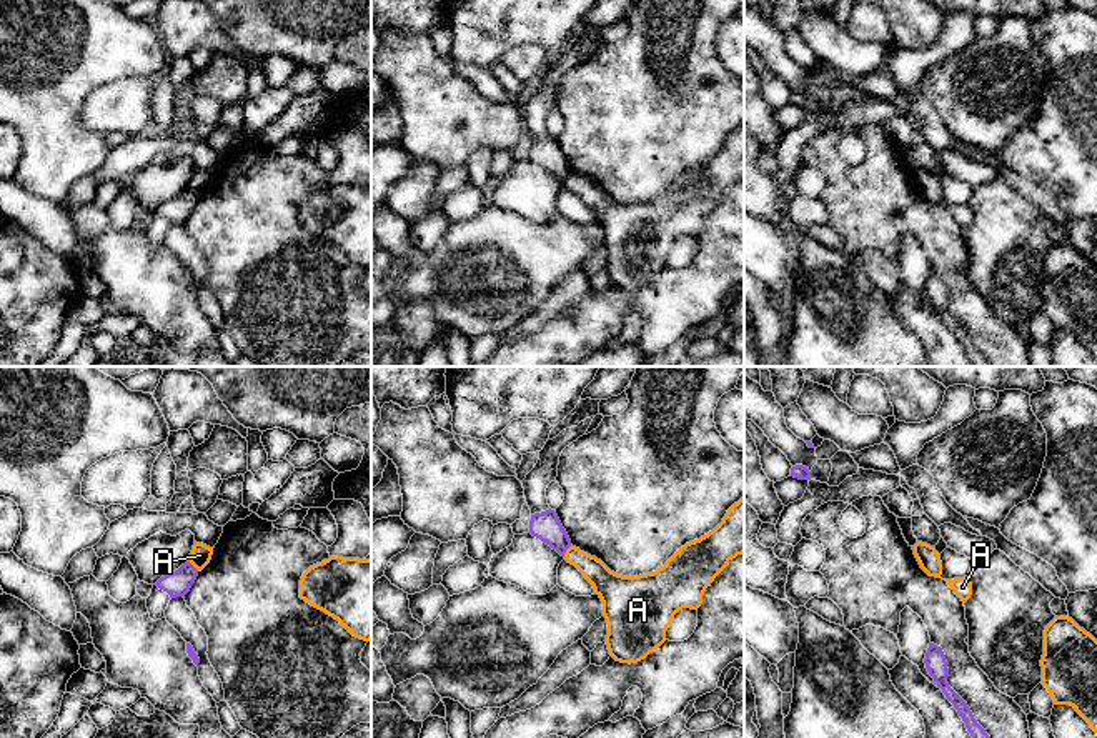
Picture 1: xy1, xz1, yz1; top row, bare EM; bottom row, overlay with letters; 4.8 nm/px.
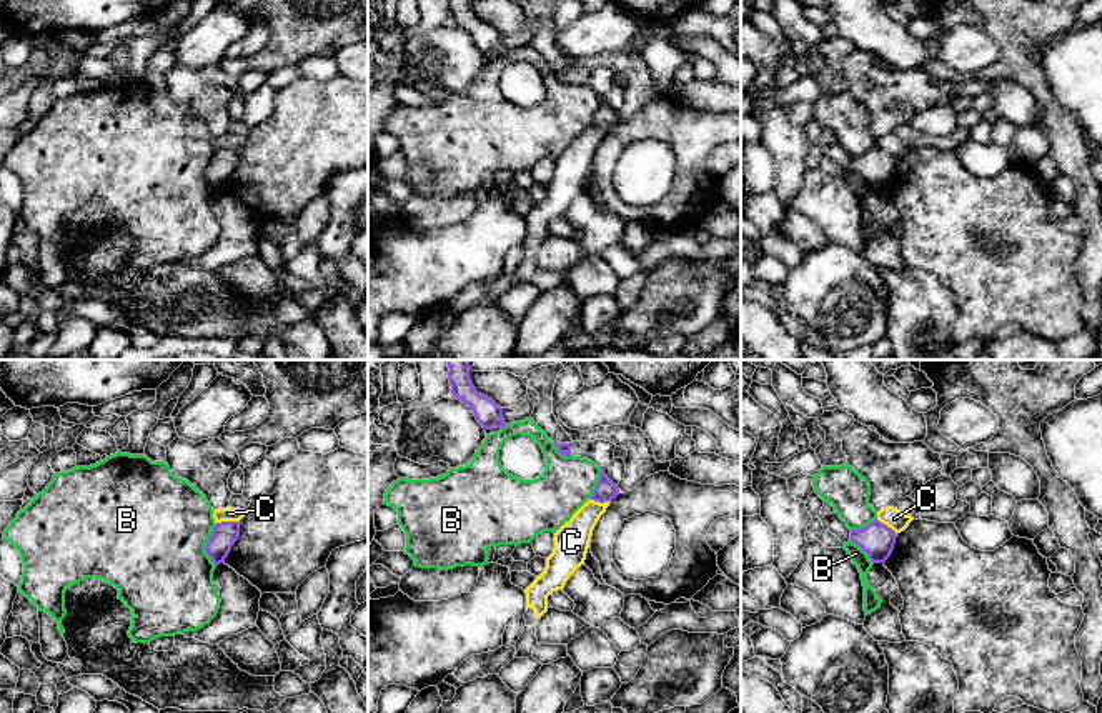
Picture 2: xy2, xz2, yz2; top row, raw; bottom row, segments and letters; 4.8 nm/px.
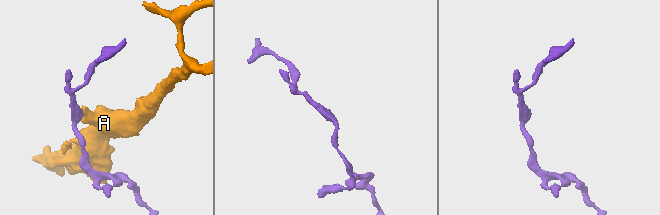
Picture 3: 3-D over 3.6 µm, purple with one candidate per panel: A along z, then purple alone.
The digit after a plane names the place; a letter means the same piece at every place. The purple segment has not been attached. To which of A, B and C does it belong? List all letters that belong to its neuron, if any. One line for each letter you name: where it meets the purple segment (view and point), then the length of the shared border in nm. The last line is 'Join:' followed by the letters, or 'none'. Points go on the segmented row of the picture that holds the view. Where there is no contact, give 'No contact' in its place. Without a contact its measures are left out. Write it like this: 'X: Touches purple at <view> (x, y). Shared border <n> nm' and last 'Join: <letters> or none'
Join: none

